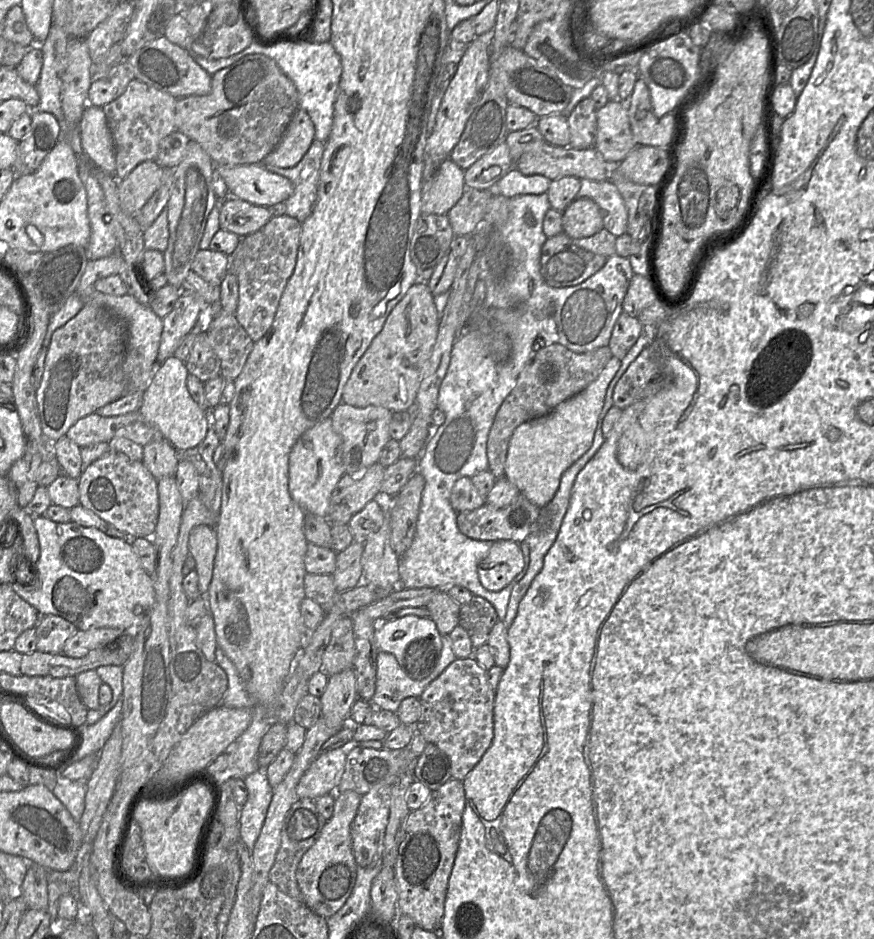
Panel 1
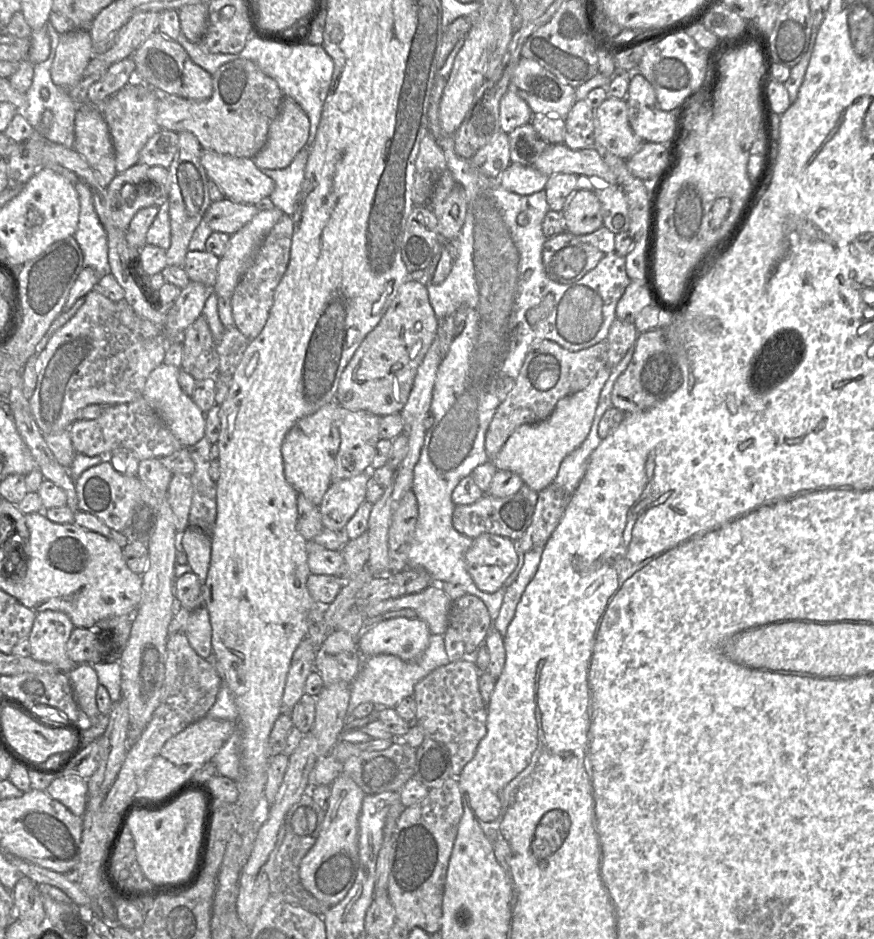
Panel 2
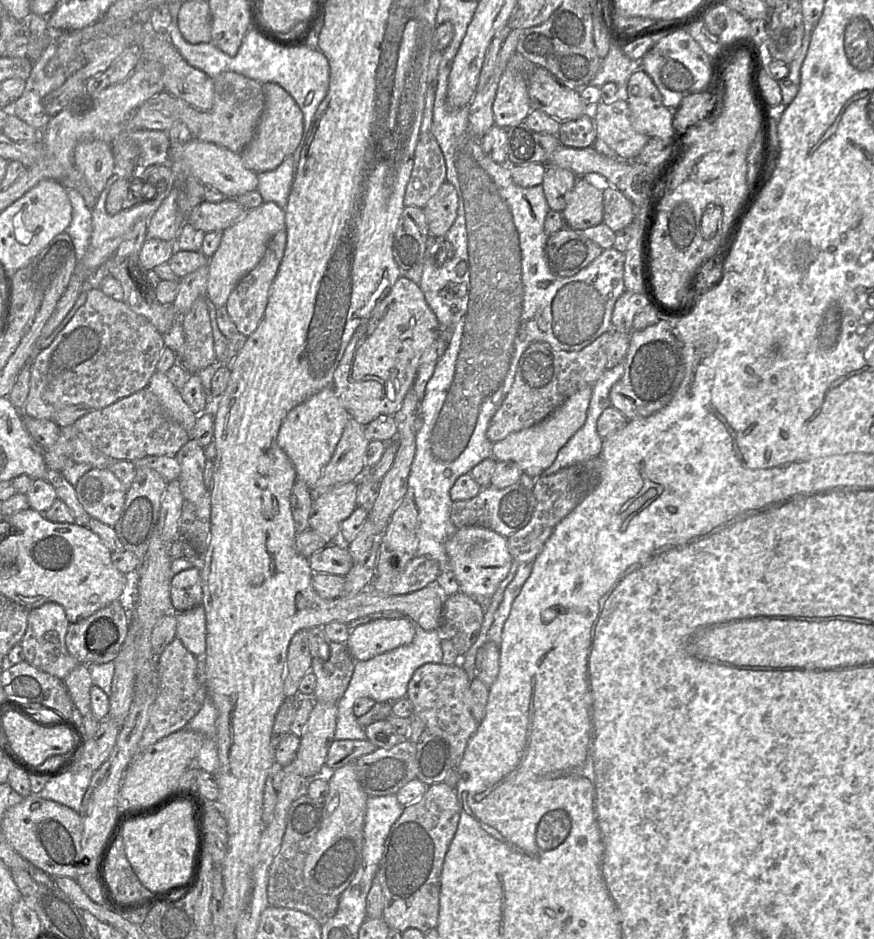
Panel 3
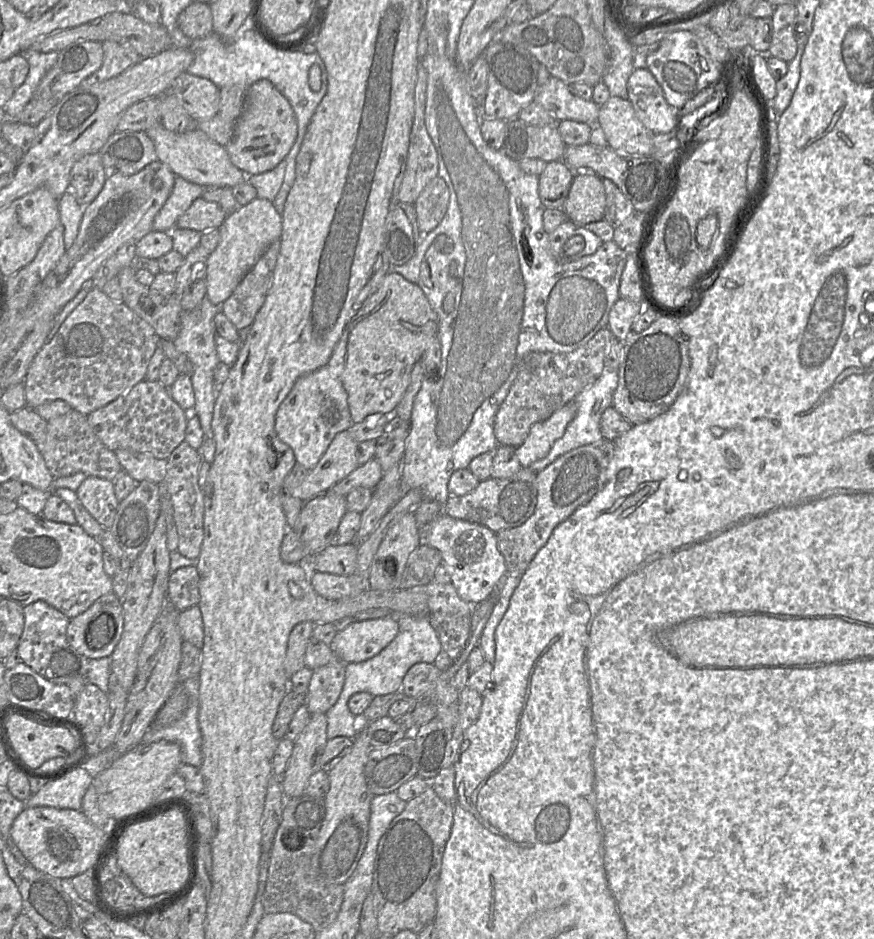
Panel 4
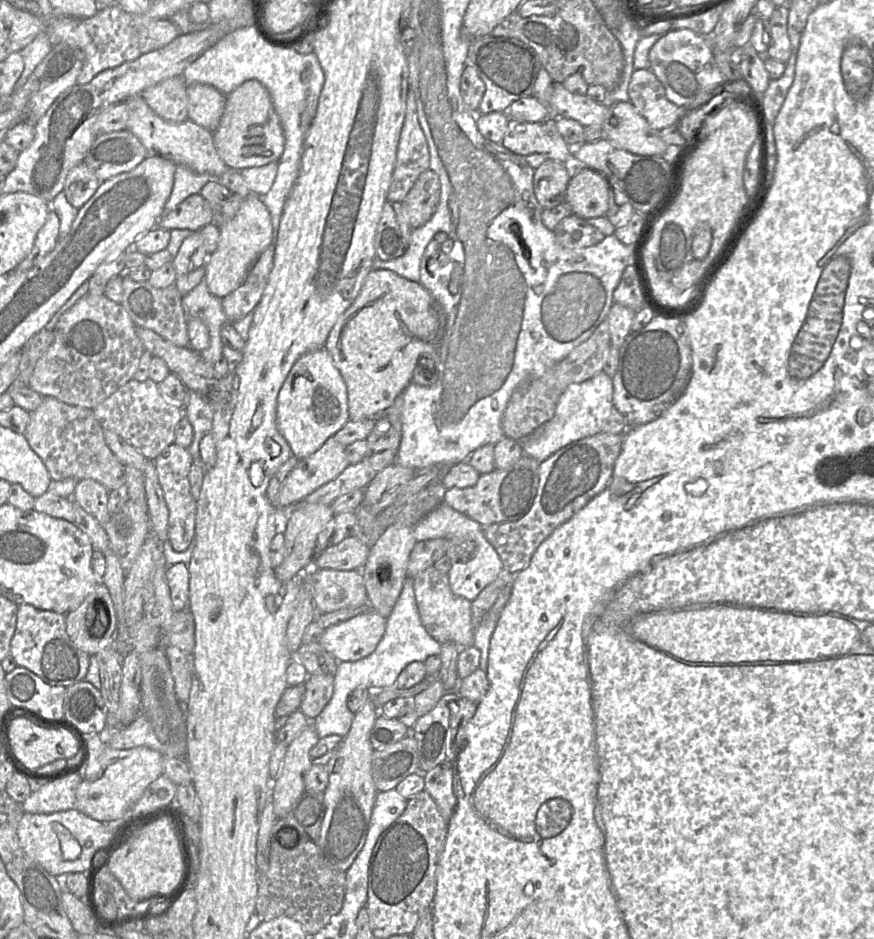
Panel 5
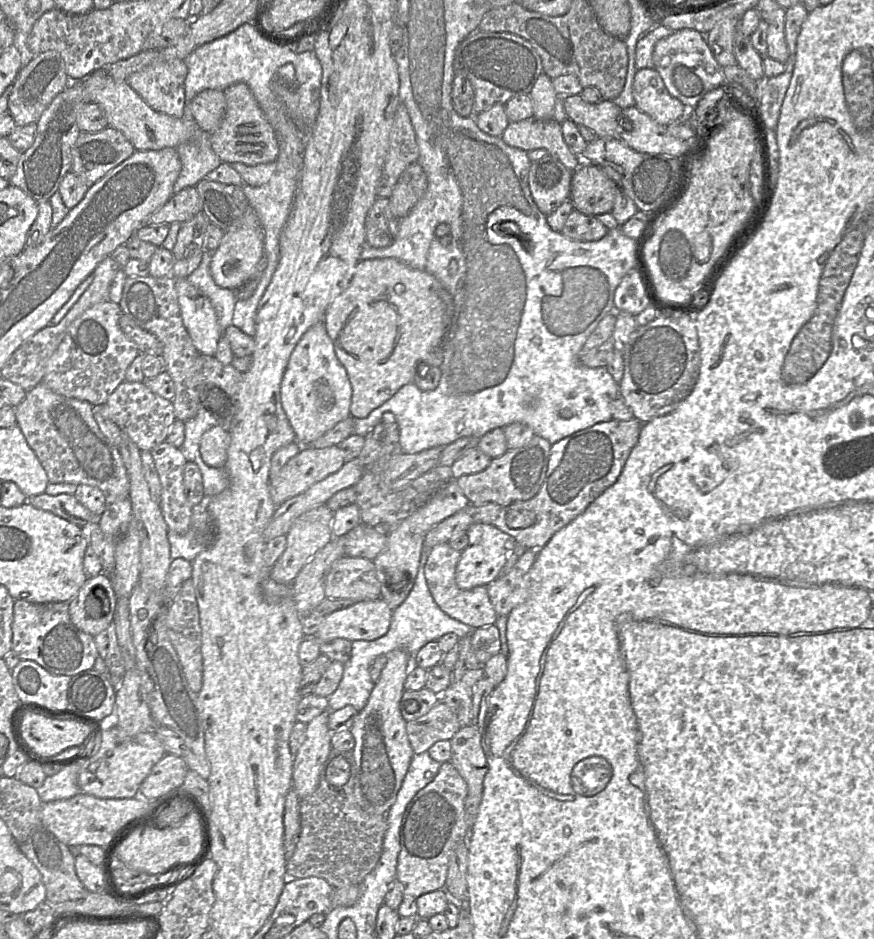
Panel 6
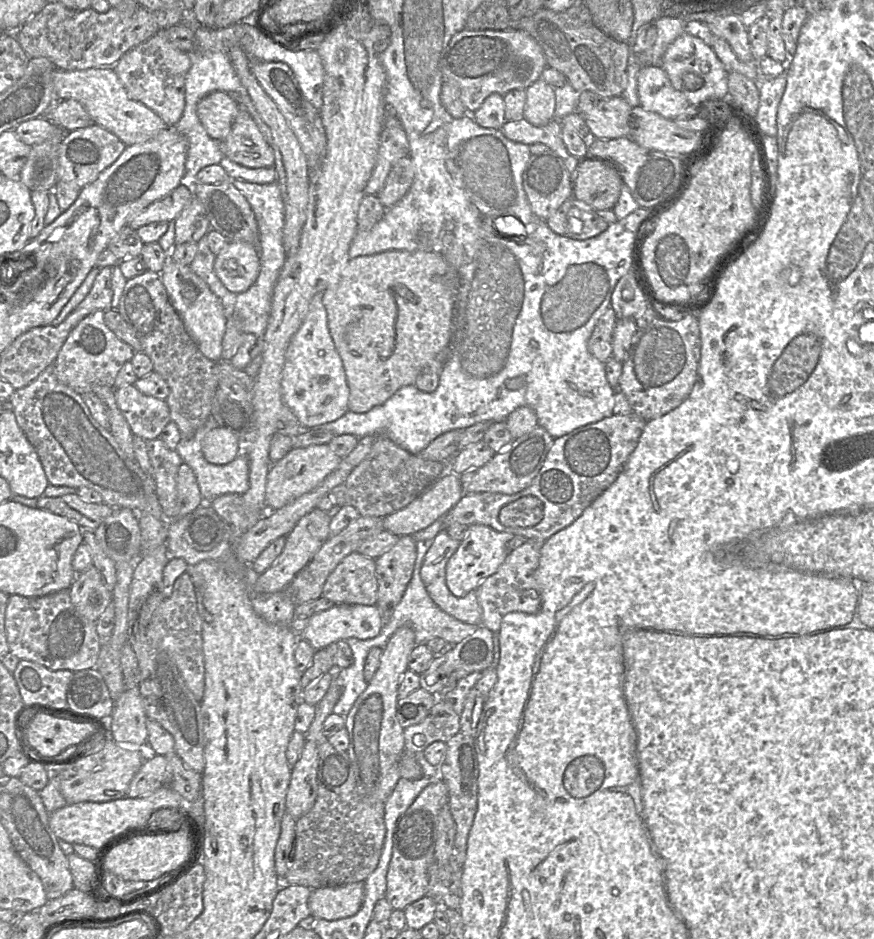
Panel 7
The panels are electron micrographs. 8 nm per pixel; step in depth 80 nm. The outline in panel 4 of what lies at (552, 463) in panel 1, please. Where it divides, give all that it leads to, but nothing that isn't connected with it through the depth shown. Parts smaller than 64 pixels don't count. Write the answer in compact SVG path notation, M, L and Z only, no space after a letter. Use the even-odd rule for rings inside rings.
M570 401L549 418L532 425L524 442L515 448L515 455L522 467L544 458L553 443L562 437L567 425L574 418L576 405Z

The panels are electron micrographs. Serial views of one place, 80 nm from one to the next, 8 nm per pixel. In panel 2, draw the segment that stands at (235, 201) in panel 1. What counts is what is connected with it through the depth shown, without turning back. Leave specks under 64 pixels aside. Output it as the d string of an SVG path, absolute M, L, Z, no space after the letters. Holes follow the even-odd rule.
M224 197L210 204L202 221L206 221L213 232L232 235L251 221L258 212L254 204L237 203Z

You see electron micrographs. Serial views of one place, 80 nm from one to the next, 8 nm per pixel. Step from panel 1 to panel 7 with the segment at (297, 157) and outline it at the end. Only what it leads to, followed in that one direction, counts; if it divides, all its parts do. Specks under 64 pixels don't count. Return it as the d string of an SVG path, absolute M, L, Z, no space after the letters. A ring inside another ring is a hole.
M240 108L227 137L219 143L225 157L248 168L274 164L274 152L251 115Z

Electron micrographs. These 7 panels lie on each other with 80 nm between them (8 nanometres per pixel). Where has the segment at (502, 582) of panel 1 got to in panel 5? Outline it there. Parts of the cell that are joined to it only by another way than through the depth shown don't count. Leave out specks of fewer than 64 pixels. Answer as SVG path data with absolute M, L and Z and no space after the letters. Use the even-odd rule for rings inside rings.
M444 501L412 527L417 542L444 538L448 542L446 555L451 568L447 573L452 592L468 601L474 601L481 591L495 581L503 571L500 556L484 535L476 521L454 510Z

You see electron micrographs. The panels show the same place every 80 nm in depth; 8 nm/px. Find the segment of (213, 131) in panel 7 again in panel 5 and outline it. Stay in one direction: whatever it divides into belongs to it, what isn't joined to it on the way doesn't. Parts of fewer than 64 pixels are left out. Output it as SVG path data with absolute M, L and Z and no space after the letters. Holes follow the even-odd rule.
M194 83L186 86L188 119L213 130L216 128L225 103L225 96L215 87Z

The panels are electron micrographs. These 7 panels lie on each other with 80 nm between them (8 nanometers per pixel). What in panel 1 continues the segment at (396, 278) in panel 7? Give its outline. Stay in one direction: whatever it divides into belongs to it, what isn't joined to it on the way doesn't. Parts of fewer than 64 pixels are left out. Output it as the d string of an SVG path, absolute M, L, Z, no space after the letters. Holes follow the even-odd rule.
M413 284L388 315L382 330L353 368L342 402L354 407L381 406L393 413L406 411L416 400L439 330L439 317L427 284Z

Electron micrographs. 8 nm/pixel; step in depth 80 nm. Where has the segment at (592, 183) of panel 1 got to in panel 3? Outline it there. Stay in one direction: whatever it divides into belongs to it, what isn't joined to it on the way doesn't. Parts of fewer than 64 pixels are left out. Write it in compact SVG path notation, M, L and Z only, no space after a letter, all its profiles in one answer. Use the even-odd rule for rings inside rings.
M609 185L603 190L603 223L612 231L626 227L635 219L635 206L617 188Z

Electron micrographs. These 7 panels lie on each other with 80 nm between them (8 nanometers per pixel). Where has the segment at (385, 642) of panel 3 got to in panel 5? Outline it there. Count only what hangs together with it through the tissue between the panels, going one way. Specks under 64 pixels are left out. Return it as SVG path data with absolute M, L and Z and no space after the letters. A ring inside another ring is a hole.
M367 611L324 629L319 644L338 662L354 662L369 656L384 636L386 618Z

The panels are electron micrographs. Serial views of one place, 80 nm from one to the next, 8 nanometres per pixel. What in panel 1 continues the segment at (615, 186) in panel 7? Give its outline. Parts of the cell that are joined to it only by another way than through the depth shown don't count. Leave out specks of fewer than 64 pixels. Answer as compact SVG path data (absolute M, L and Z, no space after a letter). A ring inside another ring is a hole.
M588 197L576 198L566 207L562 225L571 239L590 237L604 229L599 206Z

